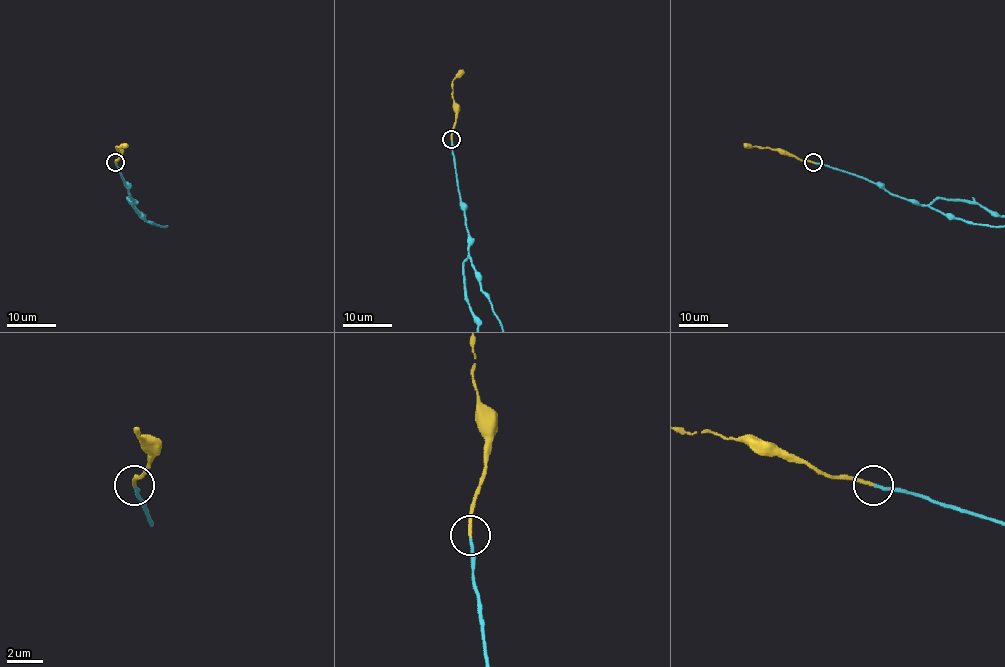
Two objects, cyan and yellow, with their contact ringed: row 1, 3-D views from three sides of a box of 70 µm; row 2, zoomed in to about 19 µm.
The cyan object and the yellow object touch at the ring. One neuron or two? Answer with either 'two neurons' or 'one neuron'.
one neuron

